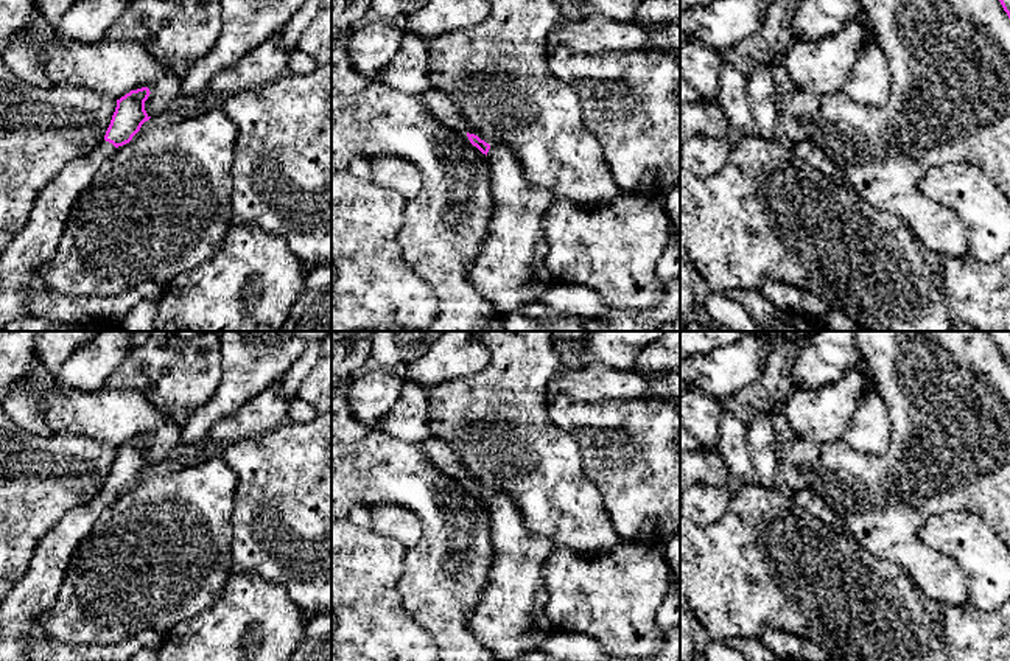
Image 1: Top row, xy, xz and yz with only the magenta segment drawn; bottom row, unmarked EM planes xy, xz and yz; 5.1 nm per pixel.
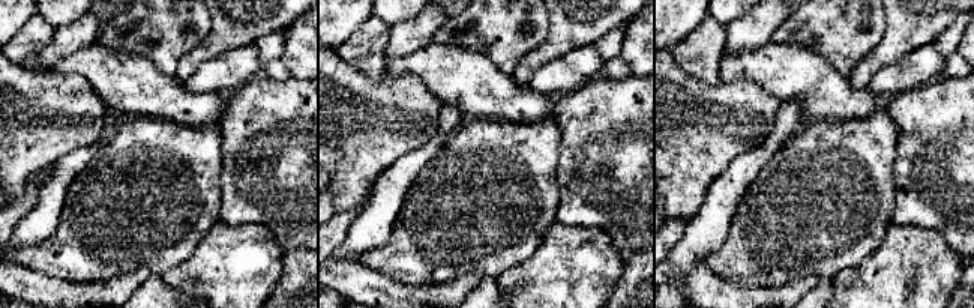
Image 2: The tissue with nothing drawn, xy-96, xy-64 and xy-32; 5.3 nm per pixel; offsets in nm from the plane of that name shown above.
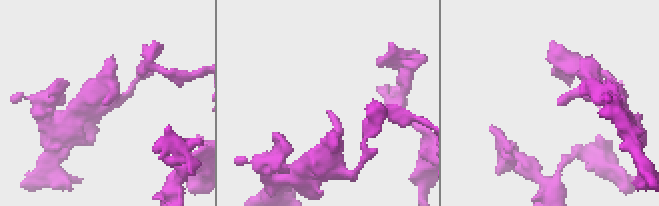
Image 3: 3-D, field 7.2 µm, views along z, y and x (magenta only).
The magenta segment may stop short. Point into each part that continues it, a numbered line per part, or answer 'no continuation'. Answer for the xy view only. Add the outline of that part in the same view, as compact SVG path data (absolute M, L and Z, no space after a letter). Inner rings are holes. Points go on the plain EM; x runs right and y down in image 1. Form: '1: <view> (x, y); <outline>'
1: xy (36, 591); M103 488L90 502L67 512L42 538L23 577L0 602L0 661L30 661L28 628L54 605L75 549L115 498Z

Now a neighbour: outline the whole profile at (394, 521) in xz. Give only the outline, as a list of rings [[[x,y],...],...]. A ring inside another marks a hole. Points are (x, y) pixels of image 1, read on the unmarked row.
[[[373,504],[370,510],[370,529],[388,538],[394,538],[412,547],[423,535],[423,527],[414,510],[397,504]]]

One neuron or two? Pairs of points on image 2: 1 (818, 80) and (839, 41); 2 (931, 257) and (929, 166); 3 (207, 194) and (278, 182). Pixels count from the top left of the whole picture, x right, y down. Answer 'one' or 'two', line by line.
1: two
2: two
3: two

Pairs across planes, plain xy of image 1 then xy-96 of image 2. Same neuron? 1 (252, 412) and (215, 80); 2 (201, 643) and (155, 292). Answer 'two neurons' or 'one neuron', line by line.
1: one neuron
2: two neurons

